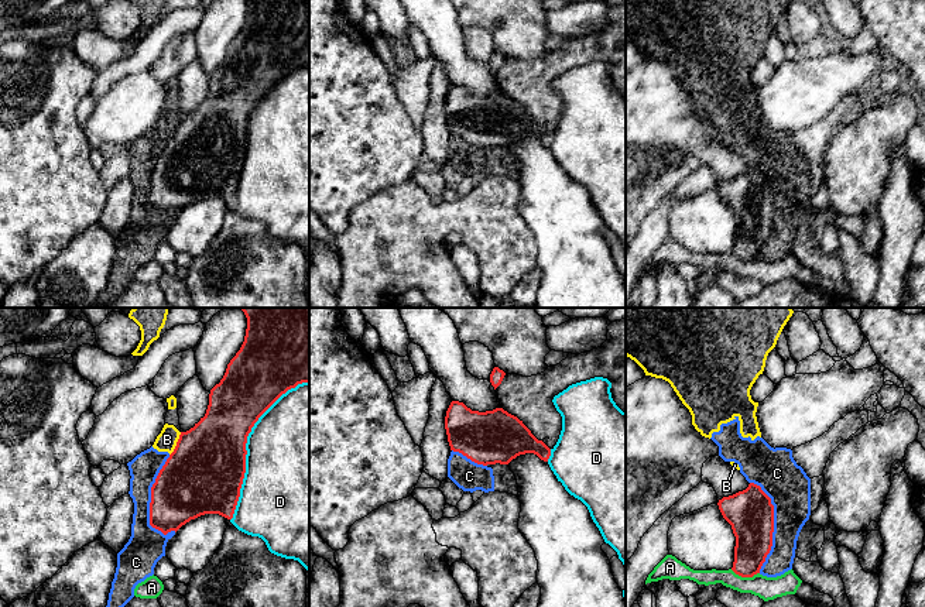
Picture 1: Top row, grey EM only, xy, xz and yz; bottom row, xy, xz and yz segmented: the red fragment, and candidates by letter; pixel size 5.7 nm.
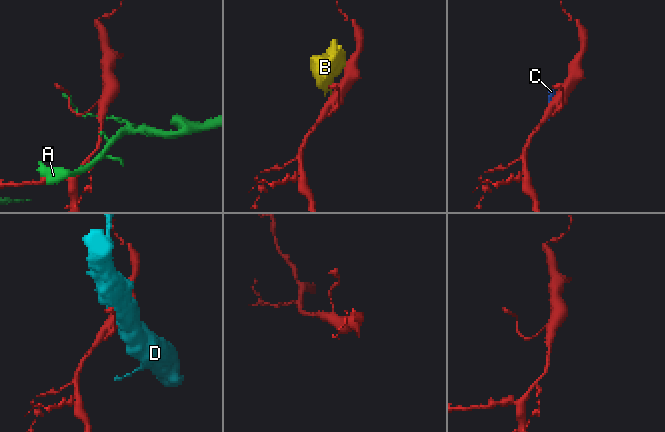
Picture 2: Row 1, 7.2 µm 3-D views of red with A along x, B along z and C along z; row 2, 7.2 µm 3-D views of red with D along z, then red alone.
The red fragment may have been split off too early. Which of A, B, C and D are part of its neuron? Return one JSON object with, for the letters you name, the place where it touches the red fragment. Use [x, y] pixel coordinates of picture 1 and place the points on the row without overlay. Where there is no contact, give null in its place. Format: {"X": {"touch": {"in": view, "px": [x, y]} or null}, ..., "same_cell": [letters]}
{"same_cell": []}

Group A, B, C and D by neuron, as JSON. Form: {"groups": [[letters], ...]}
{"groups": [["A"], ["B", "C"], ["D"]]}

